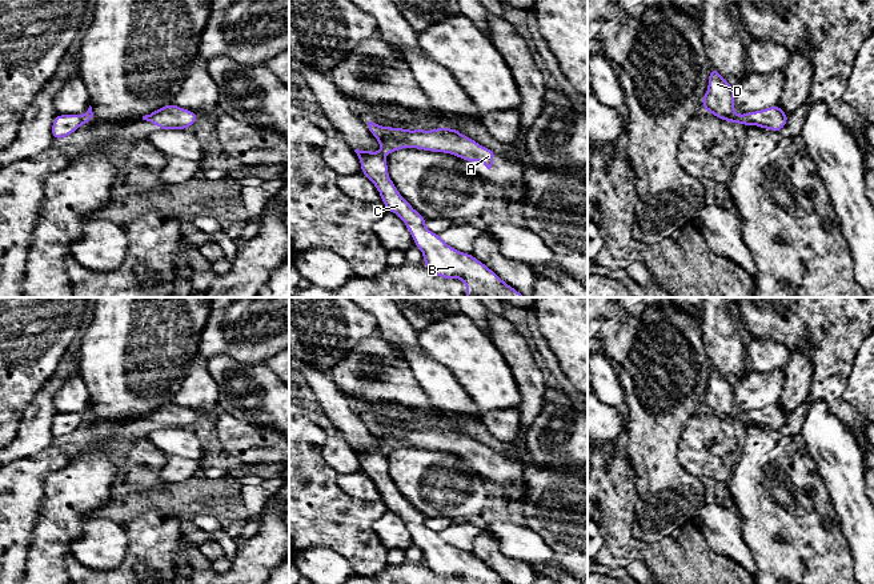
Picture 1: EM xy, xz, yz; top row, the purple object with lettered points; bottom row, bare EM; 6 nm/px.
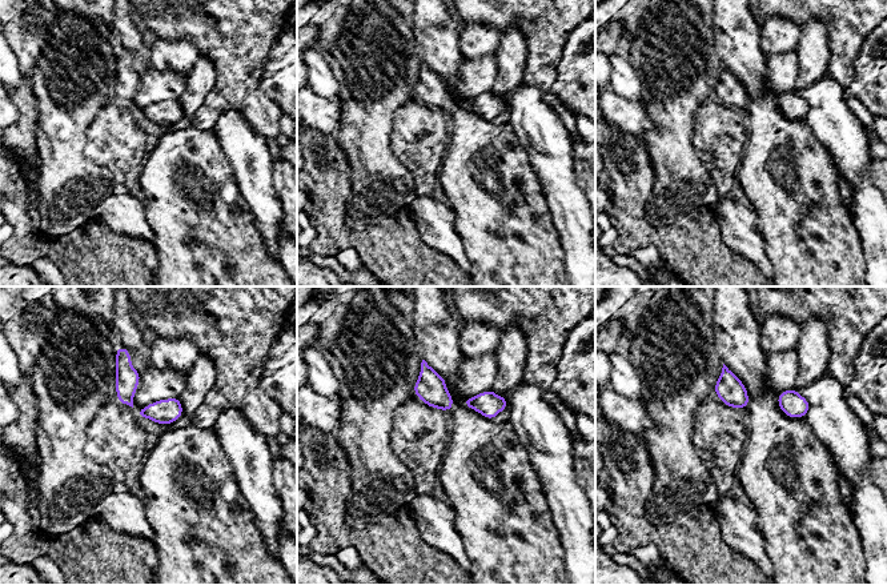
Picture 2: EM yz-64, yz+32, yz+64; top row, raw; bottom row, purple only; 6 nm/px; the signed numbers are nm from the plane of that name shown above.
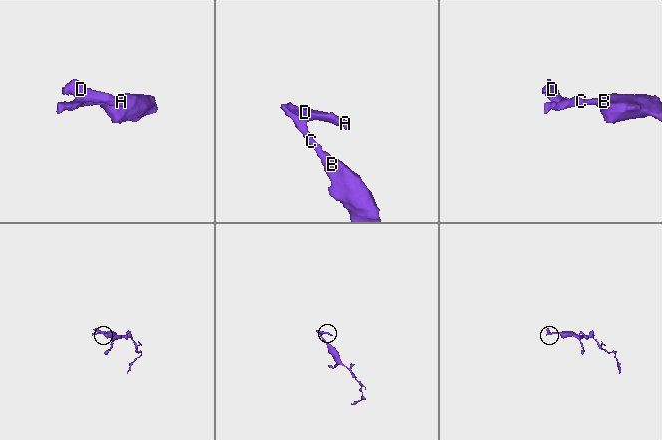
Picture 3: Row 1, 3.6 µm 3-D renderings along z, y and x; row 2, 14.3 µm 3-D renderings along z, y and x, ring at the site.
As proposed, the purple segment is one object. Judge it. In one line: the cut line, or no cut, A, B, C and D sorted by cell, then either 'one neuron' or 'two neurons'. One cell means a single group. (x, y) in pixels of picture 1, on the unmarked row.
cut in yz along (741, 414), (737, 420); A D / B C; two neurons

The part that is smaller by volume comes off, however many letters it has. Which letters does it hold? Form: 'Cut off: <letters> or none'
Cut off: A, D

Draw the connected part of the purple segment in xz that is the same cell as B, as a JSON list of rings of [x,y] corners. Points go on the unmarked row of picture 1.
[[[360,448],[354,451],[360,457],[361,471],[374,483],[386,508],[405,521],[414,544],[424,553],[424,563],[434,573],[442,577],[460,577],[465,584],[508,584],[474,555],[453,548],[441,537],[441,533],[425,525],[425,516],[412,507],[390,479],[382,451]]]

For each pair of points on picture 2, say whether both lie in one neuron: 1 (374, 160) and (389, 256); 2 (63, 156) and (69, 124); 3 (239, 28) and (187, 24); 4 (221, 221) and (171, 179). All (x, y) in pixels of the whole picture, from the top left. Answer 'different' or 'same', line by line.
1: different
2: same
3: same
4: same

